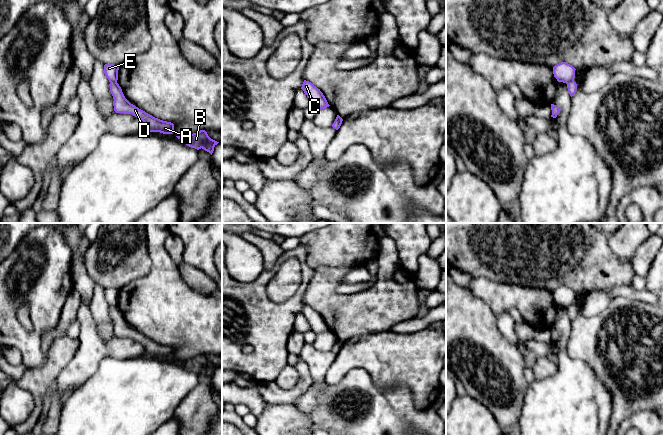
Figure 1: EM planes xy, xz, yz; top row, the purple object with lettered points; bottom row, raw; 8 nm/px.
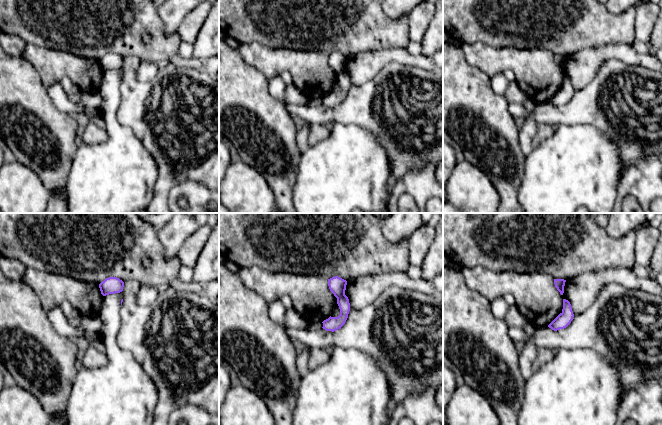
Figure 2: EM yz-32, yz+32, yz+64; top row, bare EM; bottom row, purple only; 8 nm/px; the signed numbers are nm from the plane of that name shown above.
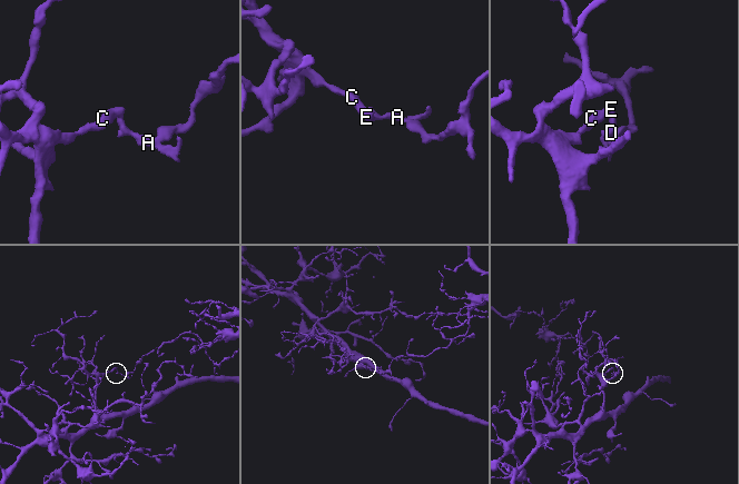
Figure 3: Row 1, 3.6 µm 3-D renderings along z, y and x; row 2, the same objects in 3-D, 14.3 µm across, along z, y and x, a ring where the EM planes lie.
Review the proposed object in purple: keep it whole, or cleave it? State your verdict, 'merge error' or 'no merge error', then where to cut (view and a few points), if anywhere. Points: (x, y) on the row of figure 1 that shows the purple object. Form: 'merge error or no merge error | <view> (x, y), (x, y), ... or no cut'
merge error | yz (573, 79), (566, 83)

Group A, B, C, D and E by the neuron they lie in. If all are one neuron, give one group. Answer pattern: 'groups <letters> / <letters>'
groups A B D / C E

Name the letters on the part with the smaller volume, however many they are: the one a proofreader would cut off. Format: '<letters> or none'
A, B, D

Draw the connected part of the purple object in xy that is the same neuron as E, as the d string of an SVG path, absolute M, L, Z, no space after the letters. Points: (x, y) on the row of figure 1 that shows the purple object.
M105 64L104 73L109 82L117 82L119 66L114 64Z

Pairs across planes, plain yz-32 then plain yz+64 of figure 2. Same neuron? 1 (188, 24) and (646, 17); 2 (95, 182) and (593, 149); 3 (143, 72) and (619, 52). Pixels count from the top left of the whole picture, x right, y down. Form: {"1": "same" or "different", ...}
{"1": "same", "2": "same", "3": "same"}

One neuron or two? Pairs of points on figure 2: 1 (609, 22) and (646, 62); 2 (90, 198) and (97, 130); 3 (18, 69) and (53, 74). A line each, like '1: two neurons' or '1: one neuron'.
1: two neurons
2: two neurons
3: two neurons

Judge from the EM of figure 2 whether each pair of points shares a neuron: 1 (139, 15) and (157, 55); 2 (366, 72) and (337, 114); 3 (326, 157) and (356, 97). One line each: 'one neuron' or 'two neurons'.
1: one neuron
2: two neurons
3: two neurons

